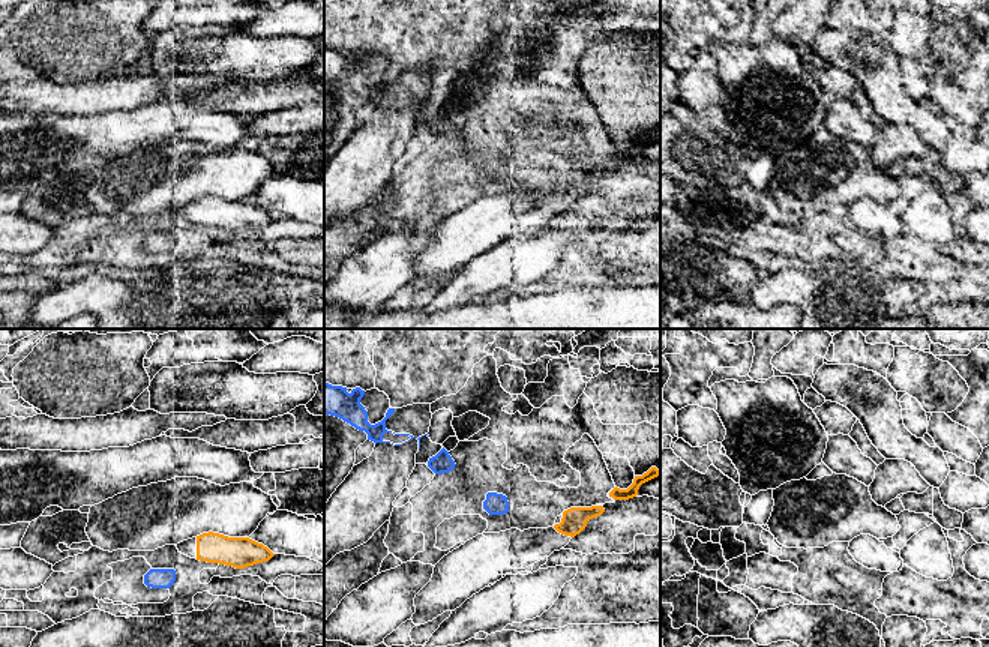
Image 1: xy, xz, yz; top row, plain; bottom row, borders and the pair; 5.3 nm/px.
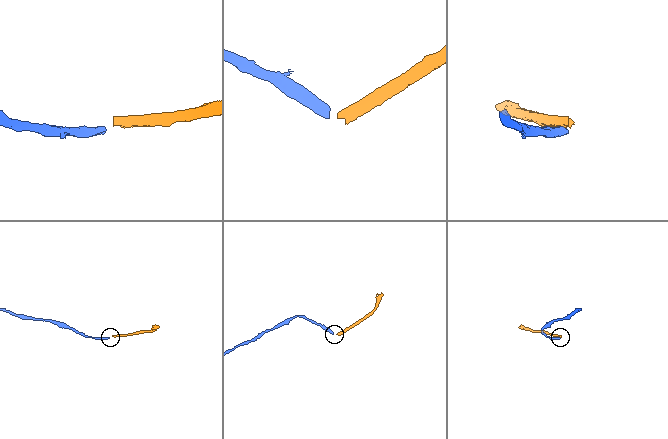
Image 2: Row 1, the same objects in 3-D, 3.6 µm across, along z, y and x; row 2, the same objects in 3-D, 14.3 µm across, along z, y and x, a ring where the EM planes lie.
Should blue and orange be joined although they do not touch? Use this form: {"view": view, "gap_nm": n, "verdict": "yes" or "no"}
{"view": "xy", "gap_nm": 140, "verdict": "no"}

